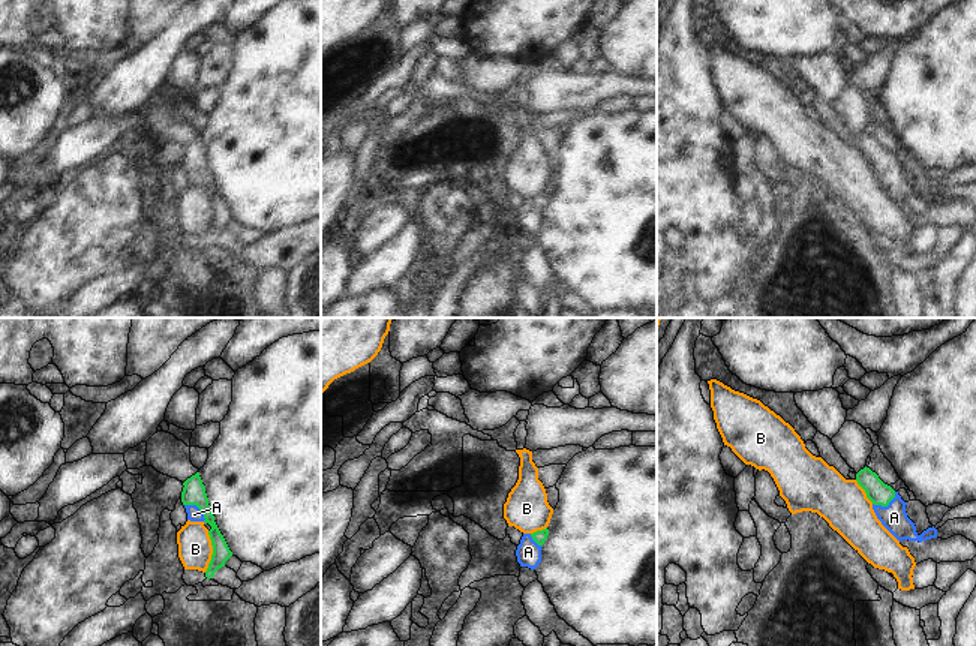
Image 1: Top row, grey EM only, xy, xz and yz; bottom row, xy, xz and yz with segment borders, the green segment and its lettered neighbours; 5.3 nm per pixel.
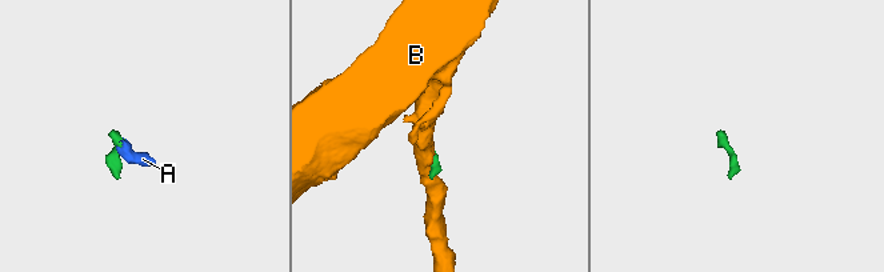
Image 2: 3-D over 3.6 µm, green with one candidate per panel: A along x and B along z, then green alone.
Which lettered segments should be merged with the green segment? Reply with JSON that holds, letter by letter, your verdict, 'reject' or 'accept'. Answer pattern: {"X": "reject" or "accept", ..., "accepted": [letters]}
{"A": "accept", "B": "reject", "accepted": ["A"]}

